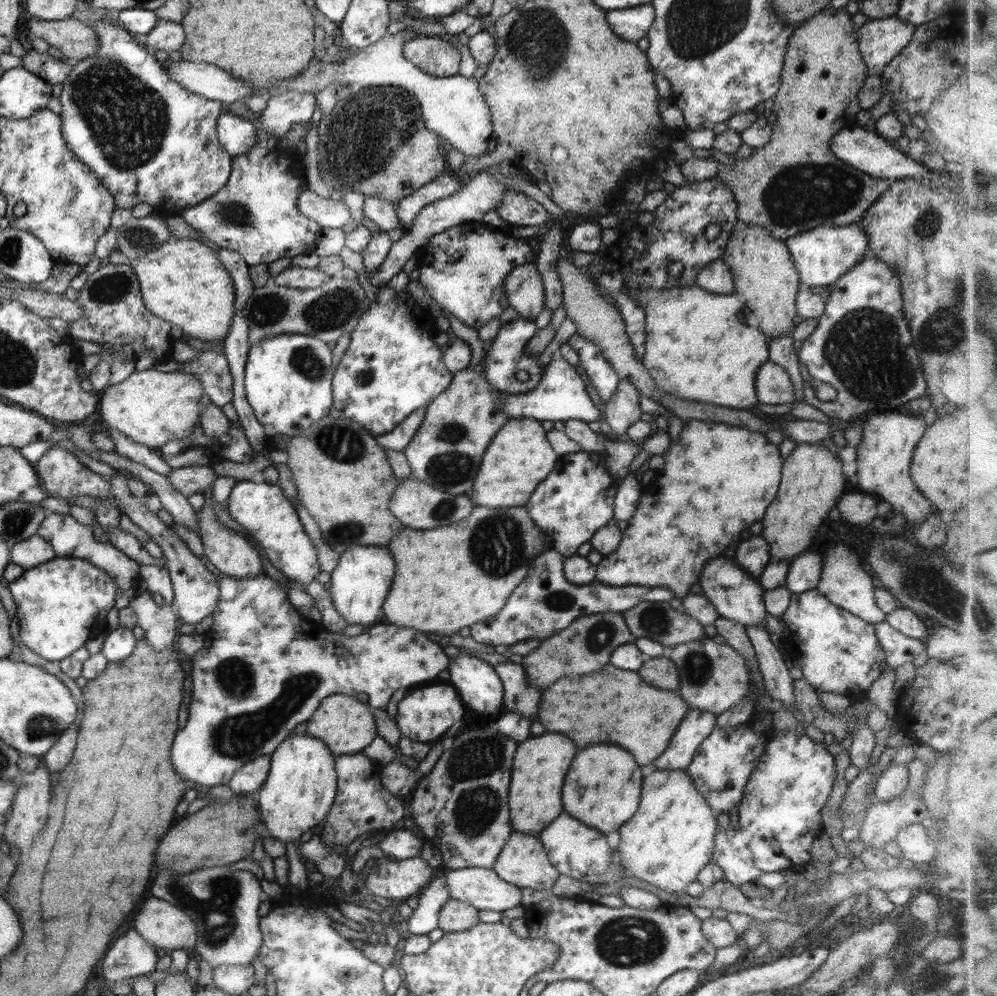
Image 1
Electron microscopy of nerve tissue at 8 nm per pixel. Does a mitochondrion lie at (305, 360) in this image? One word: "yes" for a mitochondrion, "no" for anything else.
yes

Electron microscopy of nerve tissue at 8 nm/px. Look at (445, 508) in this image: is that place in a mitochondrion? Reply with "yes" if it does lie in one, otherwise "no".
yes

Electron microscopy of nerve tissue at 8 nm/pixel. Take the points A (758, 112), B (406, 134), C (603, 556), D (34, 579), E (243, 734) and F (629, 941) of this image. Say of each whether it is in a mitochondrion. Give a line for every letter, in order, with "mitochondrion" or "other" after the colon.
A: other
B: other
C: other
D: other
E: mitochondrion
F: mitochondrion

